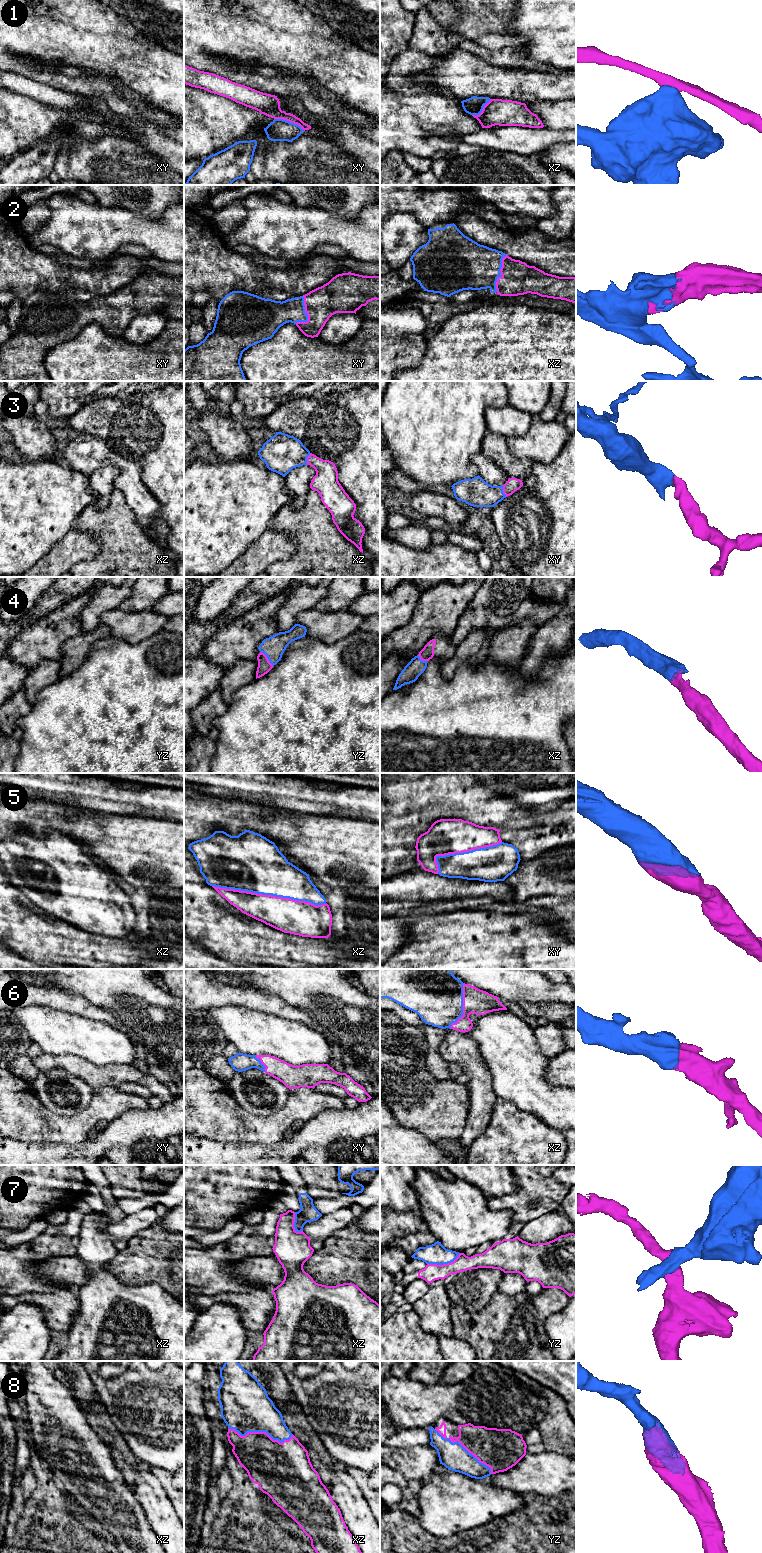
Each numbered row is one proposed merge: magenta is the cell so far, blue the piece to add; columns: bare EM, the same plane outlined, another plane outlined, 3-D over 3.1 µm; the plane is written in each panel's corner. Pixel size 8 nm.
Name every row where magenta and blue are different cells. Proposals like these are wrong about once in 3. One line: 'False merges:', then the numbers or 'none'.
False merges: 1, 7

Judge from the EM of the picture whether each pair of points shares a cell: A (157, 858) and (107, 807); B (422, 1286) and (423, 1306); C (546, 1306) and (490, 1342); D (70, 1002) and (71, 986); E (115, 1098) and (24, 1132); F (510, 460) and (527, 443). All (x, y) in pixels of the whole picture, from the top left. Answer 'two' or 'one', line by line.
A: two
B: two
C: one
D: two
E: one
F: two

